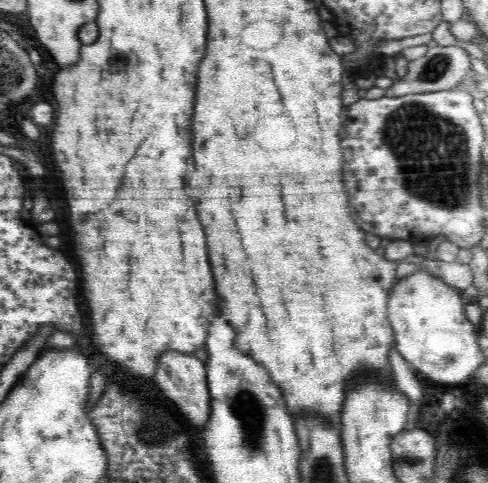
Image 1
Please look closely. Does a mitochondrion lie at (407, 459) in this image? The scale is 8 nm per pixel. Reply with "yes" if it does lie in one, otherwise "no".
yes

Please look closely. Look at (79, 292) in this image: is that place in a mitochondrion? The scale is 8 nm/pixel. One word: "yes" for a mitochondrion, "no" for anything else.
no

